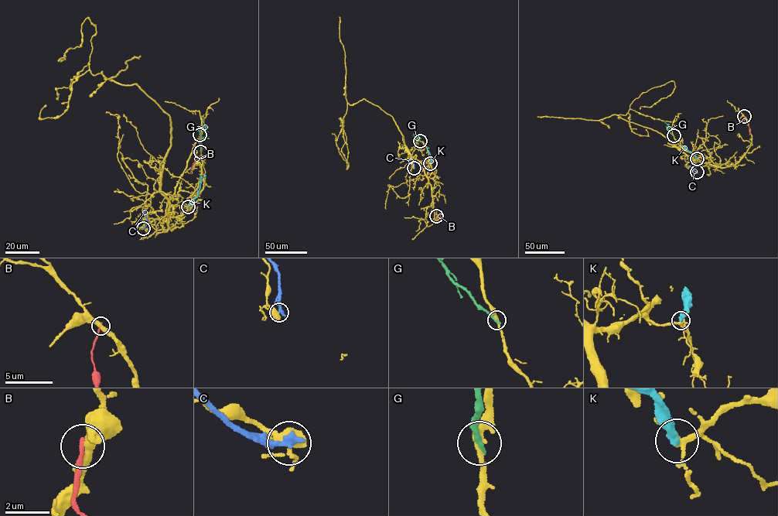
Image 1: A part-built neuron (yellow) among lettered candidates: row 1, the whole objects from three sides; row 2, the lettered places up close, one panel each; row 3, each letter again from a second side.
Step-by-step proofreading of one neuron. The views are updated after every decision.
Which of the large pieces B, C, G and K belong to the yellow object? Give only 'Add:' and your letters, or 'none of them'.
Add: none of them

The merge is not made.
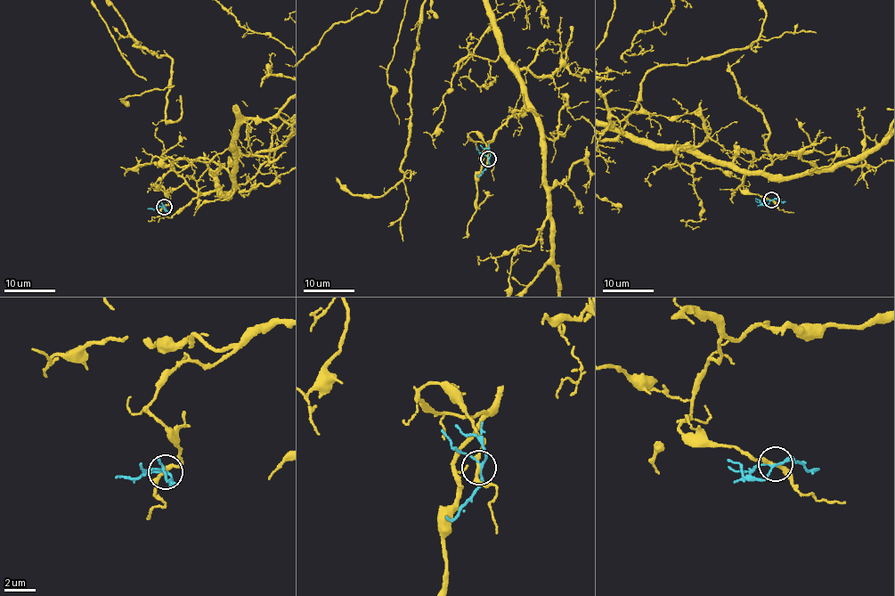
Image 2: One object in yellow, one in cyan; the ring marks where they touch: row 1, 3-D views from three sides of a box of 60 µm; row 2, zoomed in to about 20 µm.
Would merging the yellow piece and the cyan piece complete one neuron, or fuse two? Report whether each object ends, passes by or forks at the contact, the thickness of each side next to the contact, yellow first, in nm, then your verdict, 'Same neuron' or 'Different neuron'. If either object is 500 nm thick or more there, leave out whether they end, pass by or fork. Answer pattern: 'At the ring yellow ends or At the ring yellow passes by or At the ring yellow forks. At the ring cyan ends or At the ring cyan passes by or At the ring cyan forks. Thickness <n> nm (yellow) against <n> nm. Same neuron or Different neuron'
At the ring yellow passes by. At the ring cyan forks. Thickness 200 nm (yellow) against 120 nm. Different neuron

